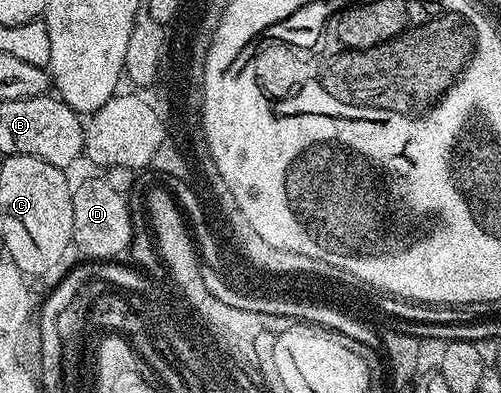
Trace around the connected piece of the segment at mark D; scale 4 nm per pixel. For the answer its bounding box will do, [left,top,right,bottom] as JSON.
[73,178,133,262]

